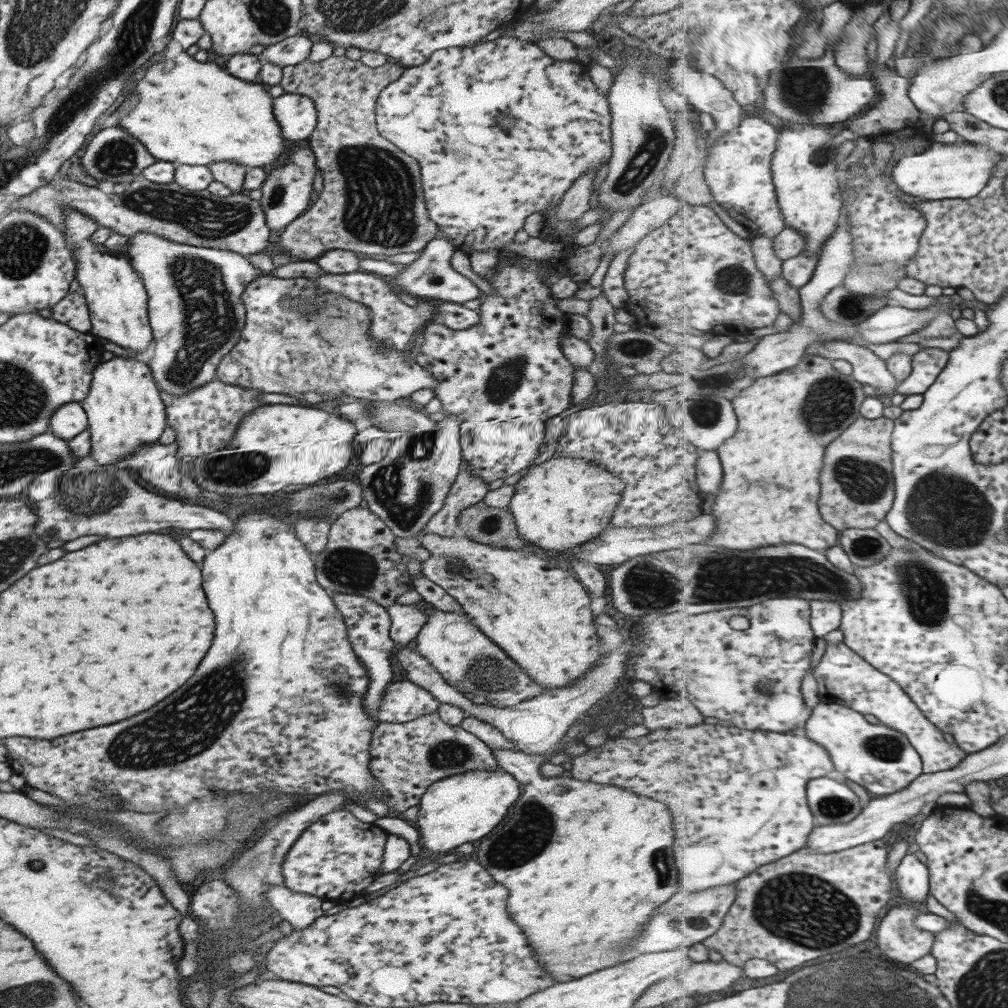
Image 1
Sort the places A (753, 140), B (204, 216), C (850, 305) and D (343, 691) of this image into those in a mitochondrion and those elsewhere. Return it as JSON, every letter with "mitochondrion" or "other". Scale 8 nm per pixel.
{"A":"other","B":"mitochondrion","C":"mitochondrion","D":"mitochondrion"}

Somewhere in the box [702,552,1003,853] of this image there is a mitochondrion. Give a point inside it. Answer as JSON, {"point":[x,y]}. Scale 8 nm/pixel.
{"point":[925,594]}

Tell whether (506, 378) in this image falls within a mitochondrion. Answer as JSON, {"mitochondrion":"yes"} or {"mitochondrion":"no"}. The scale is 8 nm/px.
{"mitochondrion":"yes"}

